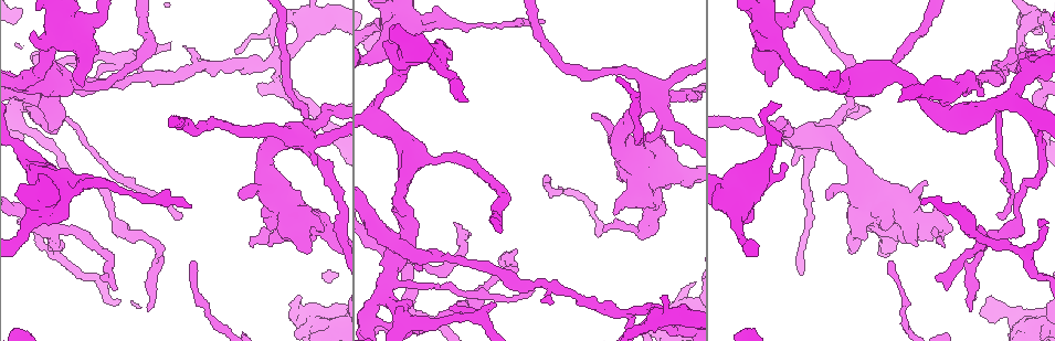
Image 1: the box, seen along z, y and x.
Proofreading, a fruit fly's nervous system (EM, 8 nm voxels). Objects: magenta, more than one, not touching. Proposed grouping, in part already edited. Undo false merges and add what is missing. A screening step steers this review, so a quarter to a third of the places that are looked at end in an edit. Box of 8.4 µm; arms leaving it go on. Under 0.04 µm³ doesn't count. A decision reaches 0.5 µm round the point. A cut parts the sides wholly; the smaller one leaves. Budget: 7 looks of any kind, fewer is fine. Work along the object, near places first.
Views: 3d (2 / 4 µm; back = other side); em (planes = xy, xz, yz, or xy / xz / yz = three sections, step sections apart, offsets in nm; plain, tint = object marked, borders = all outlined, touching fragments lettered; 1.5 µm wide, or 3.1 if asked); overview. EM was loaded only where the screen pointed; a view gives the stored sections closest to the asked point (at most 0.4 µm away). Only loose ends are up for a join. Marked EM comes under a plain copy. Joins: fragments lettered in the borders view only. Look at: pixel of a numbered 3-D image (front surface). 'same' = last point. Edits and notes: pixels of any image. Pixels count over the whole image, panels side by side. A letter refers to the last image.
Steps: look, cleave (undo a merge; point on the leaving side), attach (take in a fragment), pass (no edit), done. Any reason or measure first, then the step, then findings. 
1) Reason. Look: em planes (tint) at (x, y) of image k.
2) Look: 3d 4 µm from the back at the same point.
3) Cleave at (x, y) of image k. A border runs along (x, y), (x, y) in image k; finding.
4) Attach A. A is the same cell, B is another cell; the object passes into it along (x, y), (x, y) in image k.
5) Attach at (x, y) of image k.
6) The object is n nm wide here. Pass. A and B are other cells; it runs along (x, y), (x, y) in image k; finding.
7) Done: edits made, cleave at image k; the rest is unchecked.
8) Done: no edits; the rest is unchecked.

An open end. Look: 3d 2 µm from the back at (924, 182) of image 1.

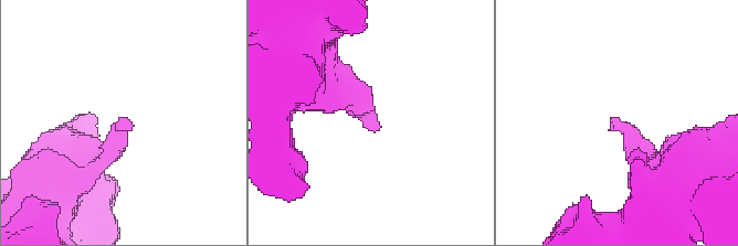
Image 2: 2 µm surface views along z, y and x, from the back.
Shape alone is not enough. Look: em yz step 8 (borders) at (379, 129) of image 2.

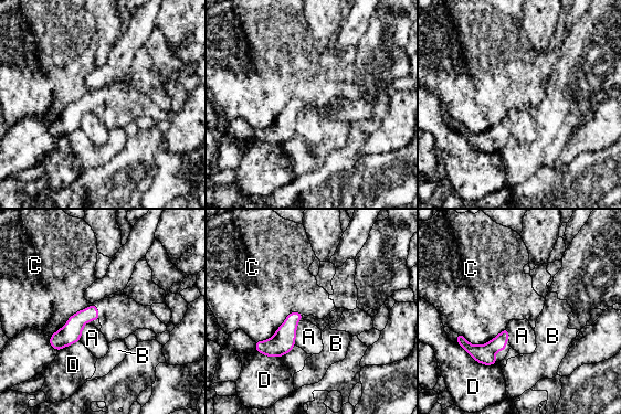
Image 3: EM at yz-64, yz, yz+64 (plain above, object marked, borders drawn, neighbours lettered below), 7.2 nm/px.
Pass. A, B, C and D are other cells; a border runs along (300, 321), (296, 328), (294, 344) in image 3; no lettered fragment goes on from it.

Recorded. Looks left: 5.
A fork. Look: 3d 2 µm at (271, 66) of image 1.

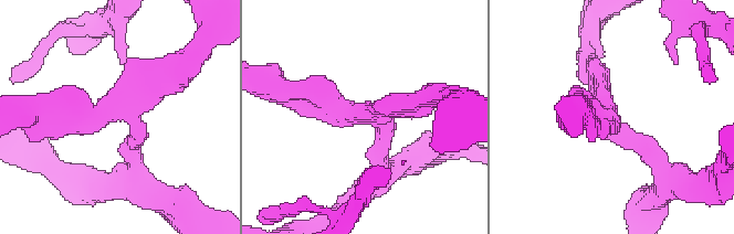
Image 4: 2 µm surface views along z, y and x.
3 arms meet here; the arms are 180, 200, 220 nm wide; now the EM. Look: em planes (borders) at (358, 114) of image 4.

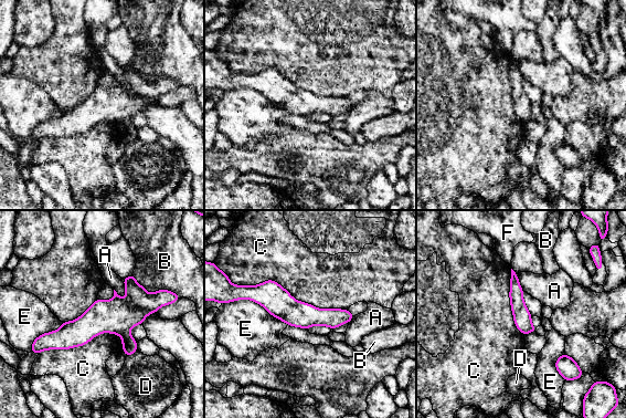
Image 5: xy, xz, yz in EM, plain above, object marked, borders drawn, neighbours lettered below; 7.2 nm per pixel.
Cleave at (117, 316) of image 5. A, B, C, D, E and F are other cells; the part that leaves runs along (162, 300), (38, 342) in image 5; a second neuron is stuck on.

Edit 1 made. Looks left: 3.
Done: edits made, cleave at image 5; the rest is unchecked.

